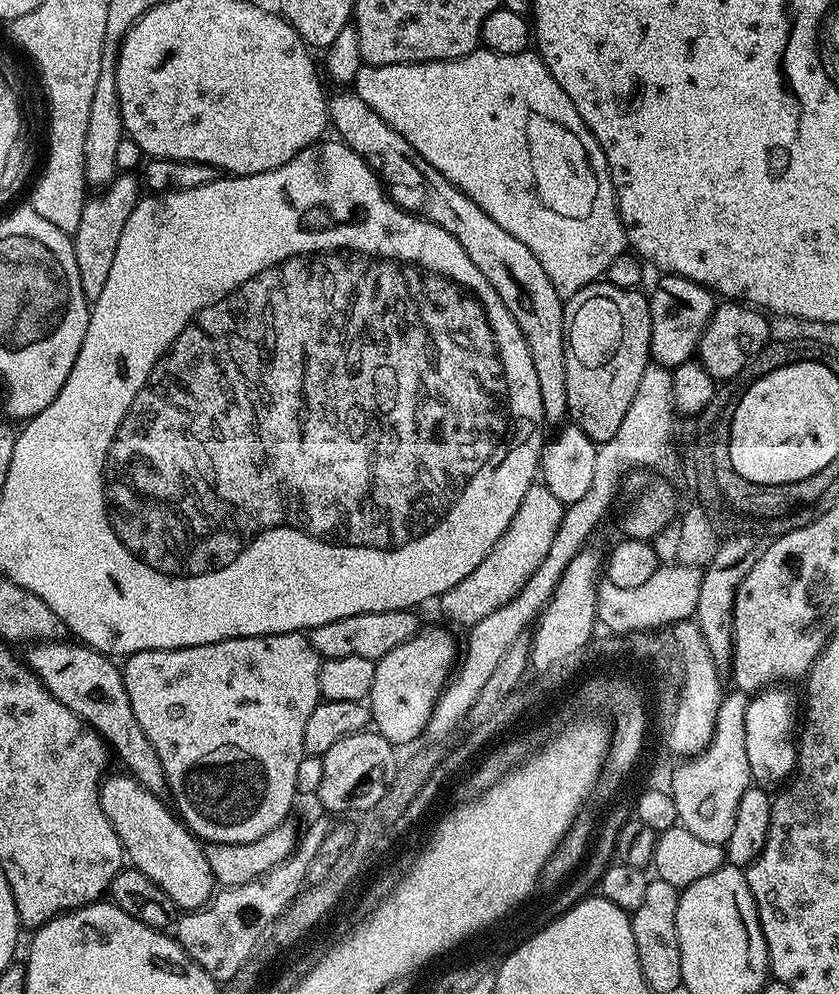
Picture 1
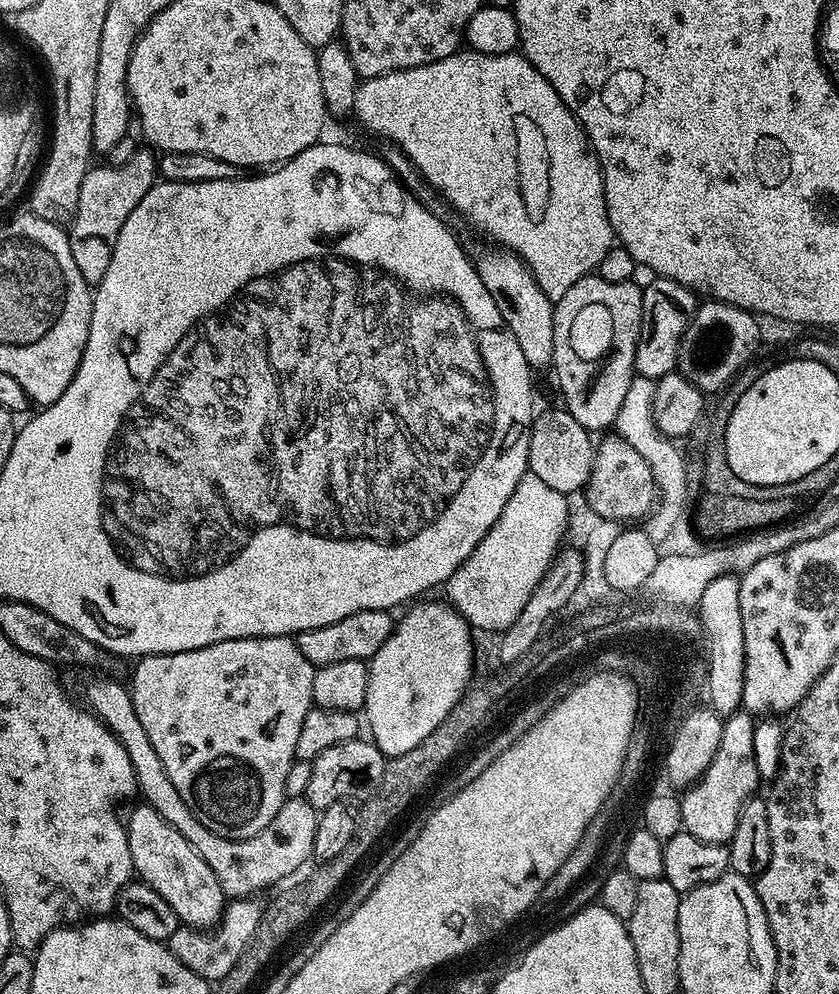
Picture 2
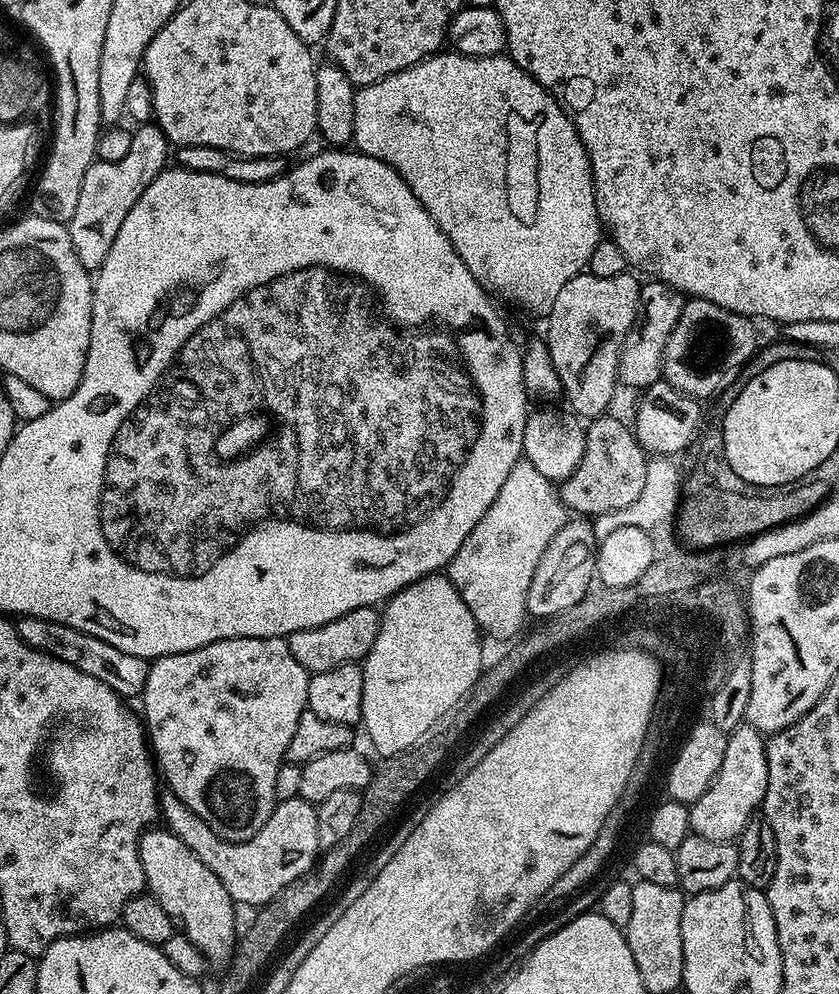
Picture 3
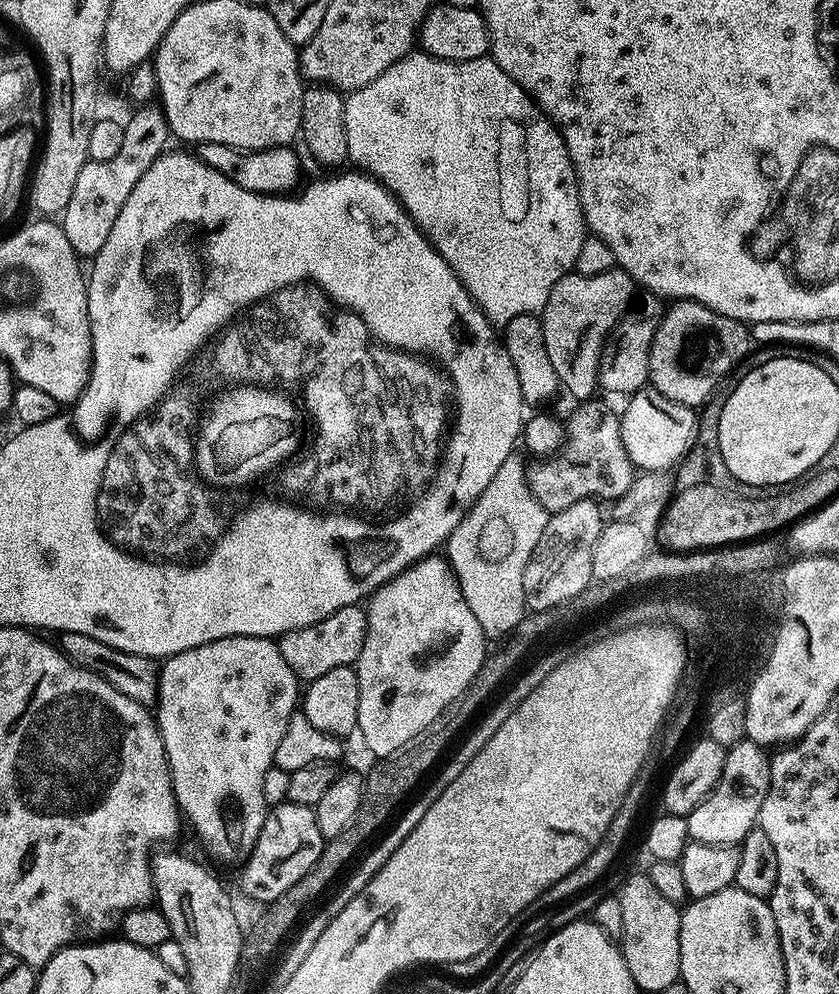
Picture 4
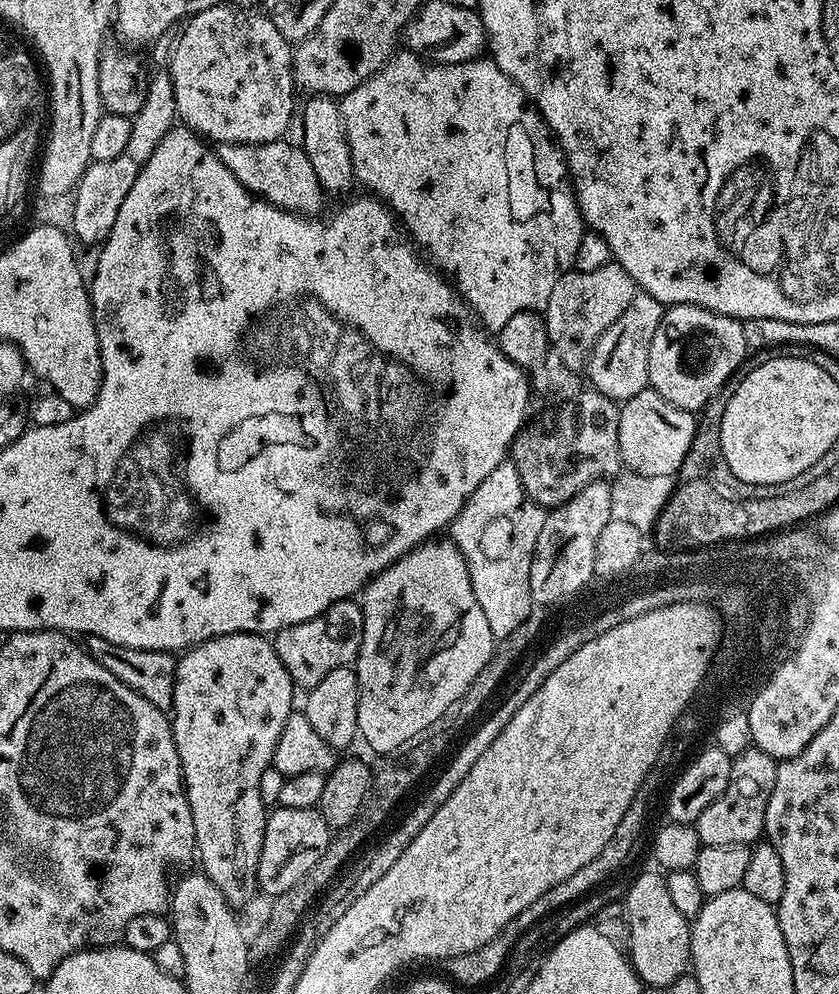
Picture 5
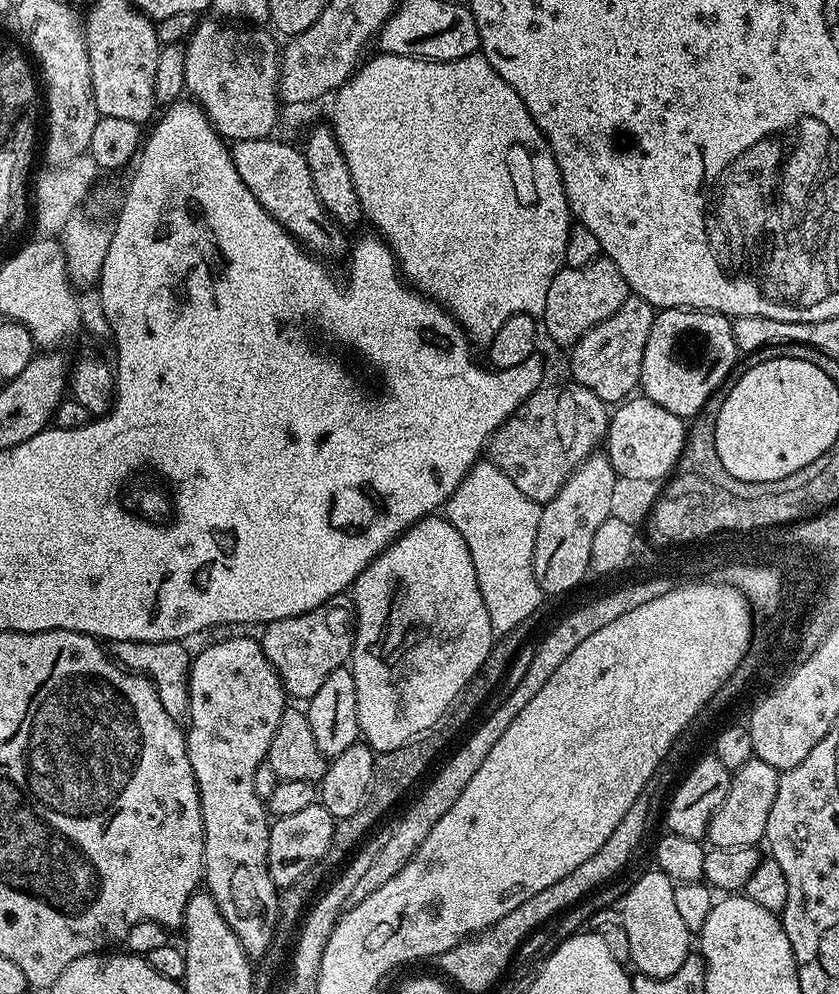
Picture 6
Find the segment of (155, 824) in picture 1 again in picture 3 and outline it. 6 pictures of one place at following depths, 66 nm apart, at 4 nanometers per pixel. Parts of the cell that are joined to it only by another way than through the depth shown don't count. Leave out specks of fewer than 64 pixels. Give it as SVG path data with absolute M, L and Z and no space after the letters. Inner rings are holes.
M153 826L140 837L140 861L147 891L155 900L162 902L173 925L184 931L185 938L189 940L187 943L196 948L205 961L231 960L238 941L237 905L230 894L226 894L226 886L222 886L222 882L206 870L190 846L182 846L180 839L163 827Z

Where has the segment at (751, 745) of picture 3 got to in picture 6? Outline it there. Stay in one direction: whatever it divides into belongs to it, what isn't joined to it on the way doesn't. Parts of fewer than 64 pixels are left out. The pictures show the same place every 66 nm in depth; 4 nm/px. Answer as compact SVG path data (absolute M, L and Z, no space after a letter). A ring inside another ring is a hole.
M755 758L735 769L728 781L726 798L722 798L722 806L718 806L708 819L707 843L713 848L750 848L759 845L764 840L766 818L770 818L770 806L774 806L779 781L778 769Z

